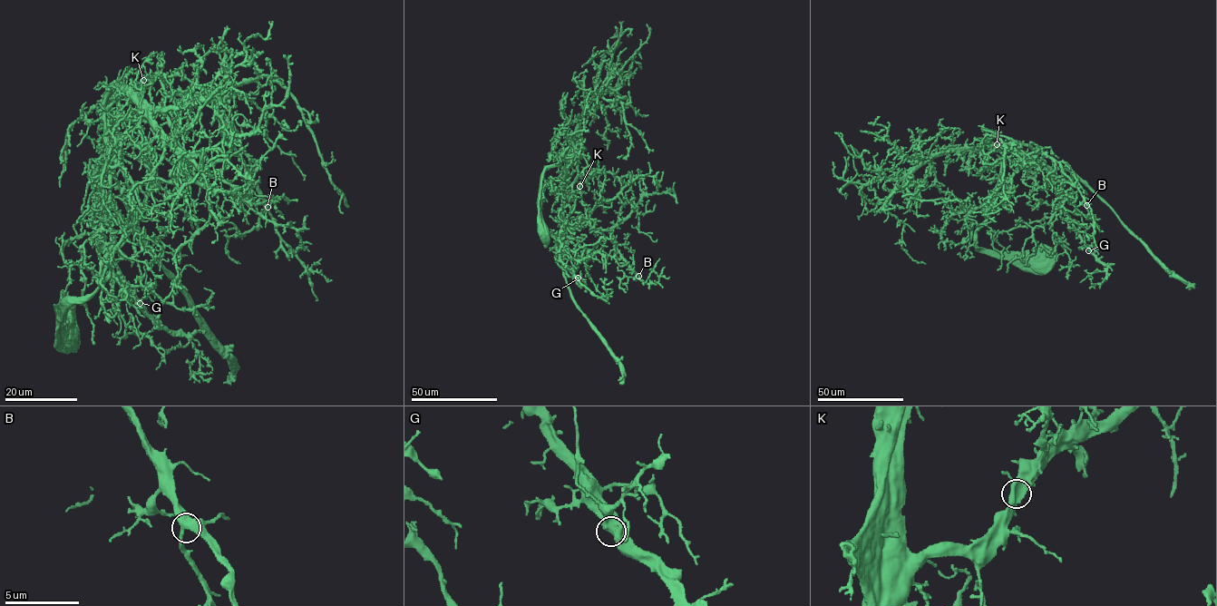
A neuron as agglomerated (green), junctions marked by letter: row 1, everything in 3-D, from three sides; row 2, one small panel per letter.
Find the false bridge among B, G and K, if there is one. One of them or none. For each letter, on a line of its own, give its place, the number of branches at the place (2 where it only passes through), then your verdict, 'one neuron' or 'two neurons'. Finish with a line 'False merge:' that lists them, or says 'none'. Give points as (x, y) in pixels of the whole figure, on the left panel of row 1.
B: place (267, 207); branches 3; one neuron
G: place (140, 303); branches 3; one neuron
K: place (143, 80); branches 3; one neuron
False merge: none

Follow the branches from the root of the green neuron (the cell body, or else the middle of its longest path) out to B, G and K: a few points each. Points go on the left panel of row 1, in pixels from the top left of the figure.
B: (70, 333), (63, 304), (97, 288), (113, 243), (108, 95), (142, 115), (202, 94), (267, 207)
G: (70, 333), (57, 325), (63, 304), (97, 288), (101, 259), (113, 243), (108, 95), (101, 239), (140, 303)
K: (70, 333), (57, 325), (63, 304), (97, 288), (101, 259), (113, 243), (104, 100), (143, 80)

